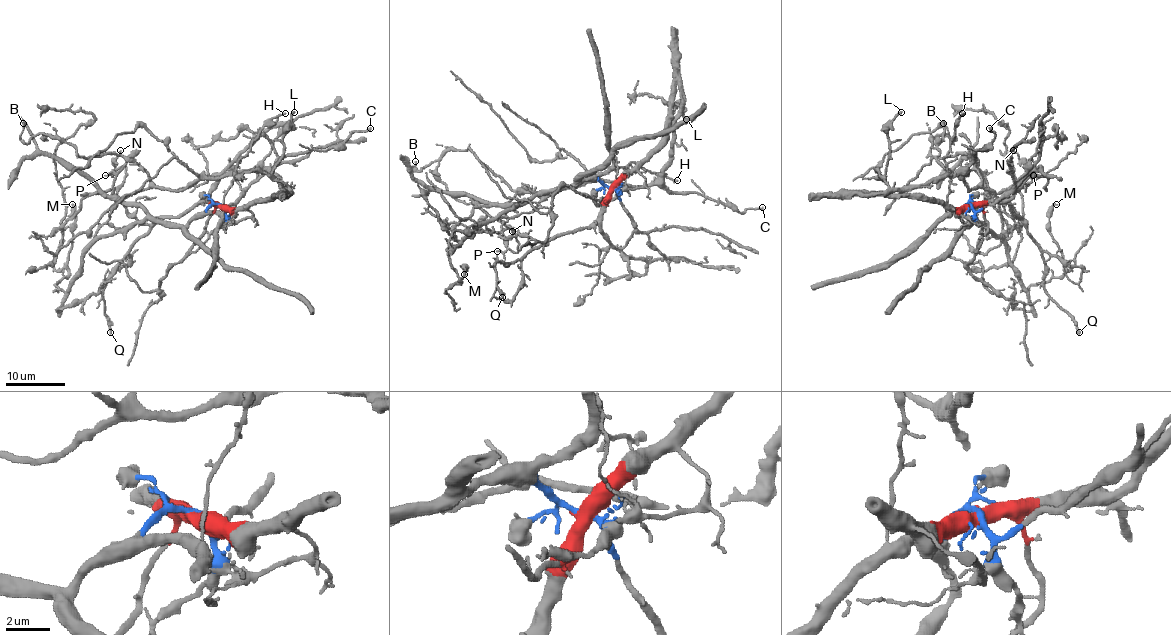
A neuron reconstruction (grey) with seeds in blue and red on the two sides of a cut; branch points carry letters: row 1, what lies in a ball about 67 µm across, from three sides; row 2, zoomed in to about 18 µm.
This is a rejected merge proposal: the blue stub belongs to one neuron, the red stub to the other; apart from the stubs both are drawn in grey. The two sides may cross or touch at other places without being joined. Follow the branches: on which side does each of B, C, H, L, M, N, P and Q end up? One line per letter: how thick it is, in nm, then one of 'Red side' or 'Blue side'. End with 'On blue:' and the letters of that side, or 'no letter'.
B: Thickness 110 nm. Red side
C: Thickness 260 nm. Red side
H: Thickness 220 nm. Blue side
L: Thickness 200 nm. Red side
M: Thickness 180 nm. Blue side
N: Thickness 100 nm. Red side
P: Thickness 110 nm. Red side
Q: Thickness 240 nm. Red side
On blue: H, M

